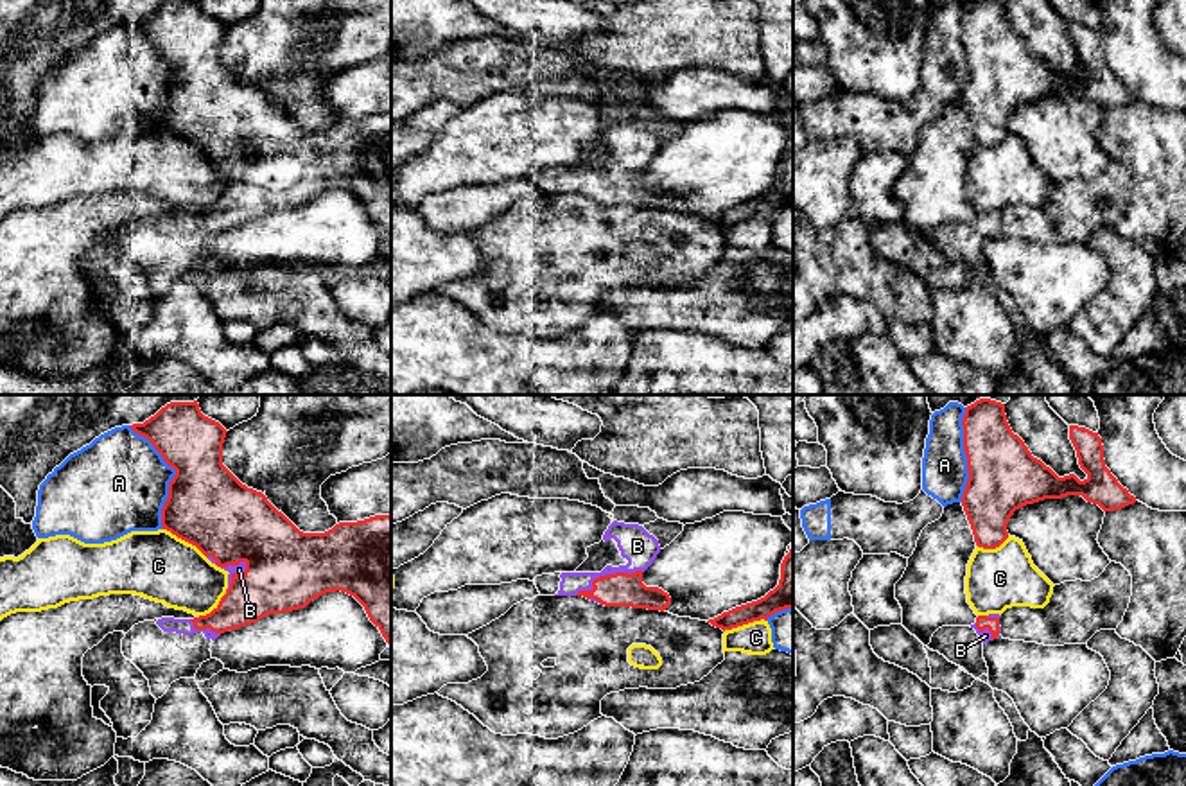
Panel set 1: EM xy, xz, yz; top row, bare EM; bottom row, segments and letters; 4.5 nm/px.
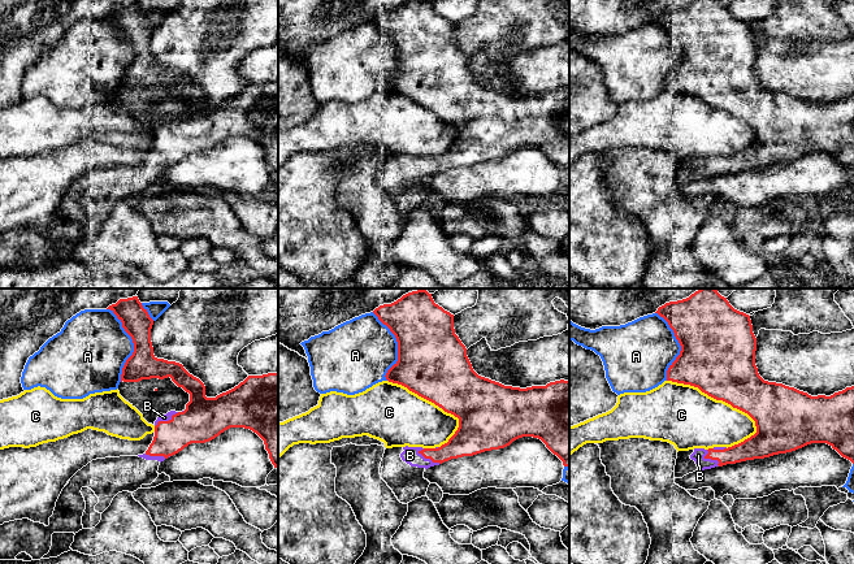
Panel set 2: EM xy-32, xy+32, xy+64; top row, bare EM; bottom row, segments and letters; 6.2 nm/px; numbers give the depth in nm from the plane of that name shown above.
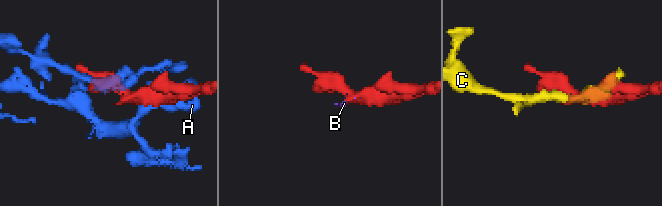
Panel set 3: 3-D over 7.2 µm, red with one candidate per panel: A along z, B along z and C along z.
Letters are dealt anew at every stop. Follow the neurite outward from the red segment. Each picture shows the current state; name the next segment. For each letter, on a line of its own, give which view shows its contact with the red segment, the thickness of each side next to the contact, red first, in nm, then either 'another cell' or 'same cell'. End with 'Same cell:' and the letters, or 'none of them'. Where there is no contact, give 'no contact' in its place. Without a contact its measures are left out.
A: meets red in xy; 360 nm thick on the red side, 420 nm on the other; another cell
B: meets red in xy; 360 nm thick on the red side, 50 nm on the other; same cell
C: meets red in xy; 360 nm thick on the red side, 320 nm on the other; another cell
Same cell: B

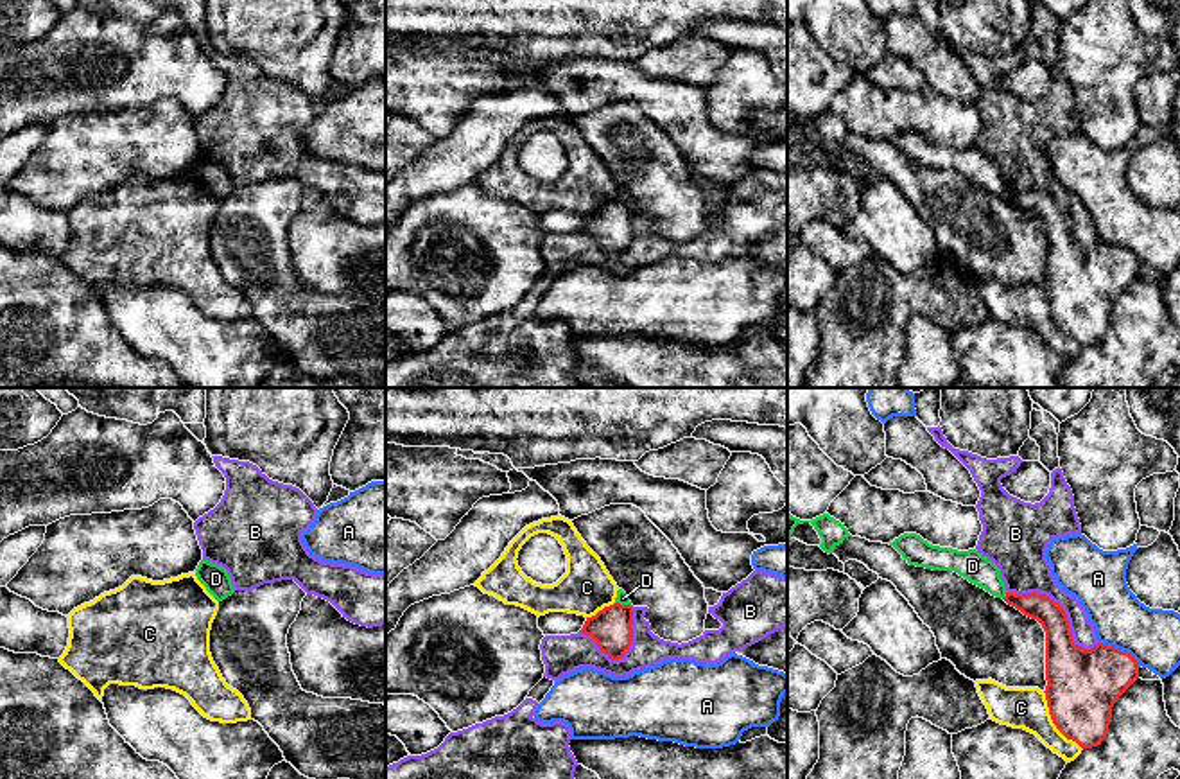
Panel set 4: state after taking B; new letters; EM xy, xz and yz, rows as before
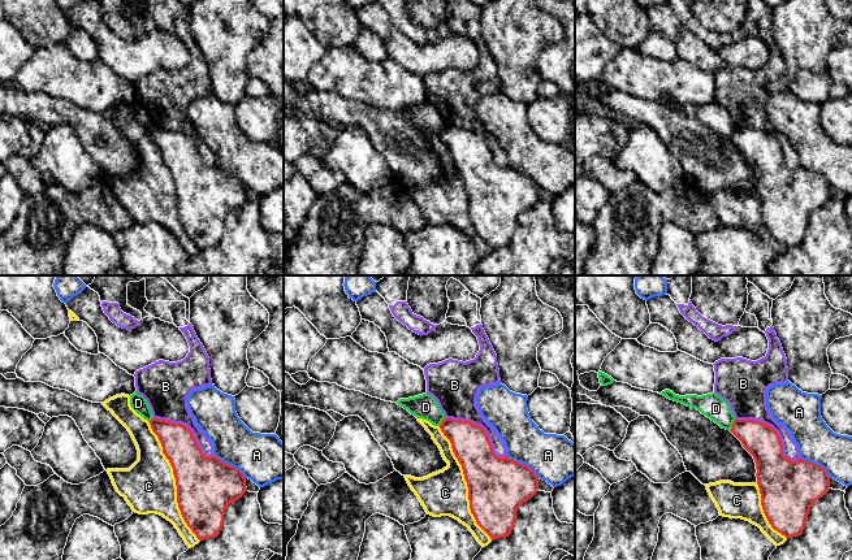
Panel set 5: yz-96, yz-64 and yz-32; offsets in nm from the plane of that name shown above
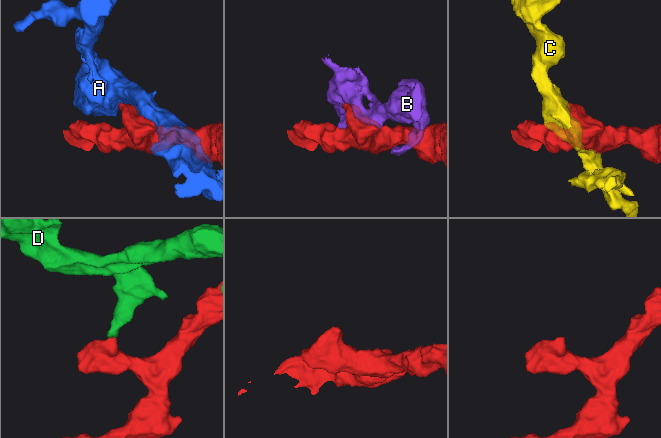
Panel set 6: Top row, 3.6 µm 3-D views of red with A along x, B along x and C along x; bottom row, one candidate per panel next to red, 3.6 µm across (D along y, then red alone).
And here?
A: meets red in yz; 320 nm thick on the red side, 260 nm on the other; another cell
B: meets red in yz; 200 nm thick on the red side, 200 nm on the other; another cell
C: meets red in yz; 320 nm thick on the red side, 190 nm on the other; another cell
D: meets red in yz; 120 nm thick on the red side, 140 nm on the other; another cell
Same cell: none of them

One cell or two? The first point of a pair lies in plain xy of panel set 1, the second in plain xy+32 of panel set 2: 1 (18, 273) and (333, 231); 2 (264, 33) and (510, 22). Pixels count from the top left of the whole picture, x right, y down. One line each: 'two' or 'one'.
1: one
2: one

